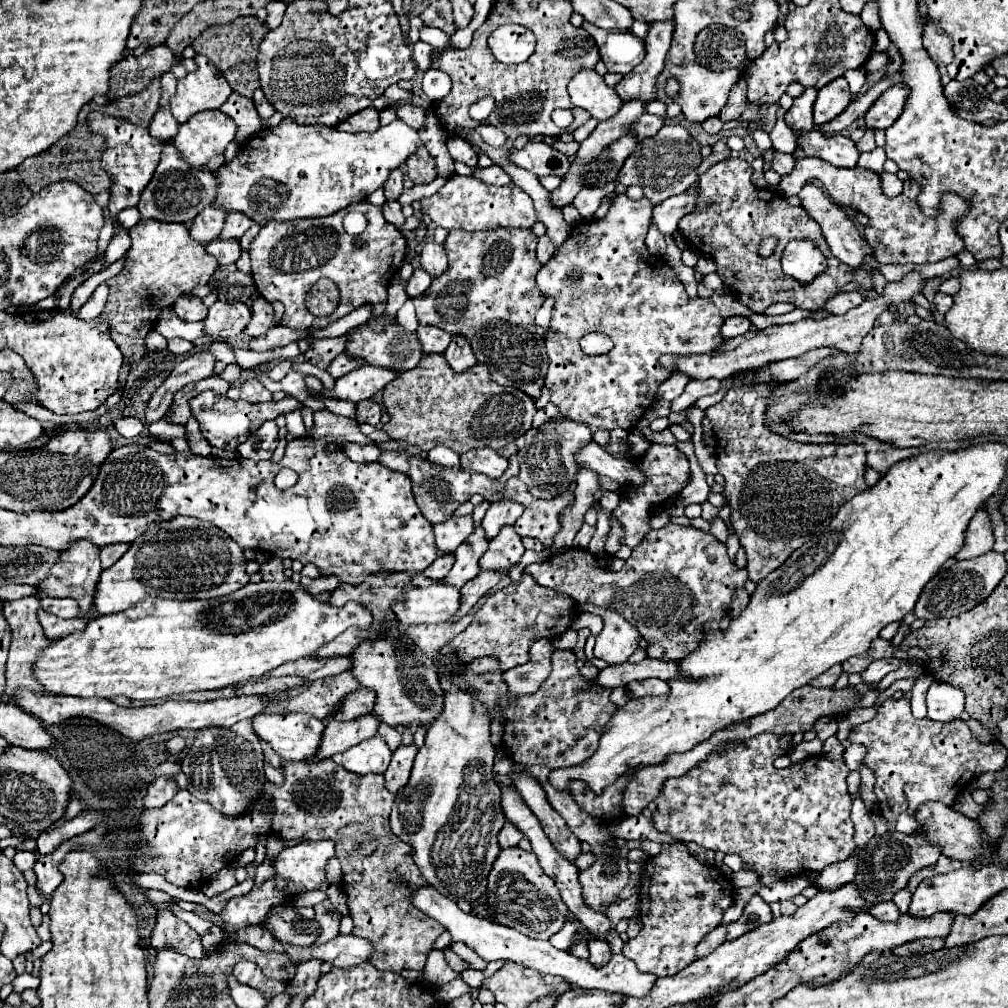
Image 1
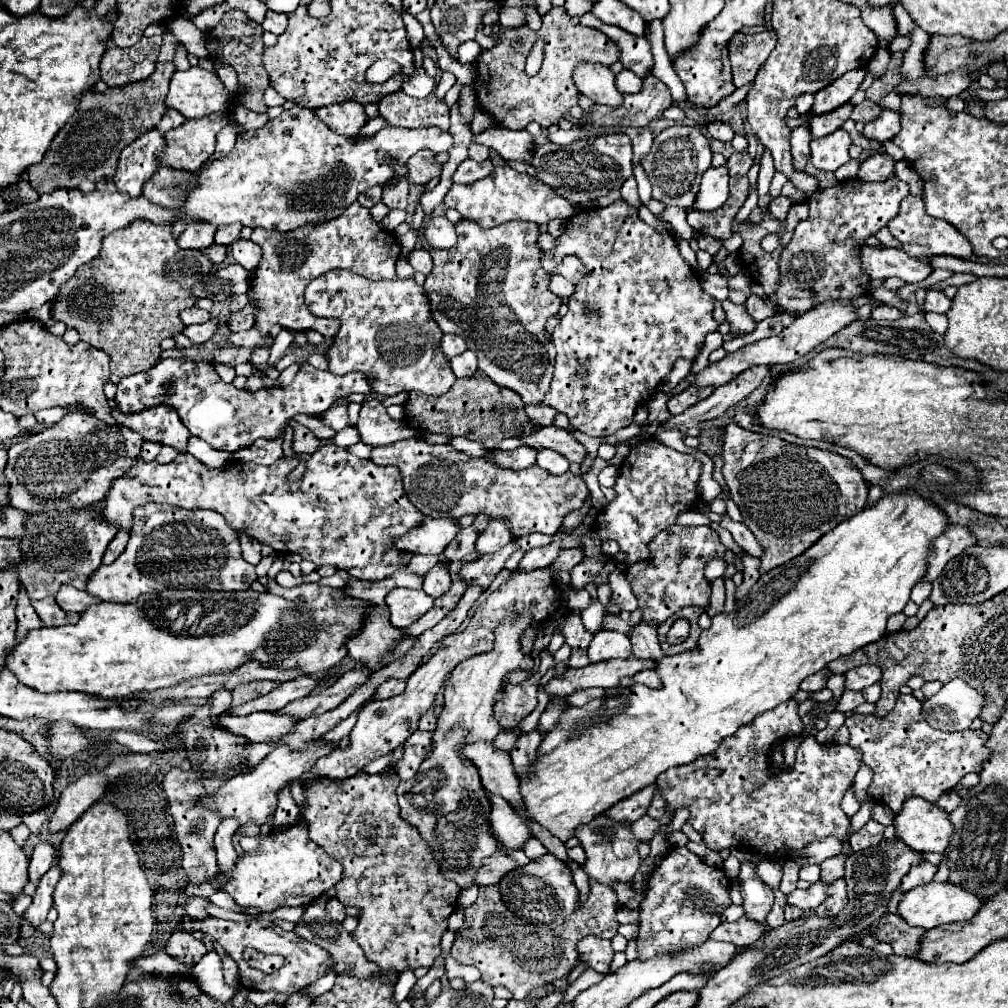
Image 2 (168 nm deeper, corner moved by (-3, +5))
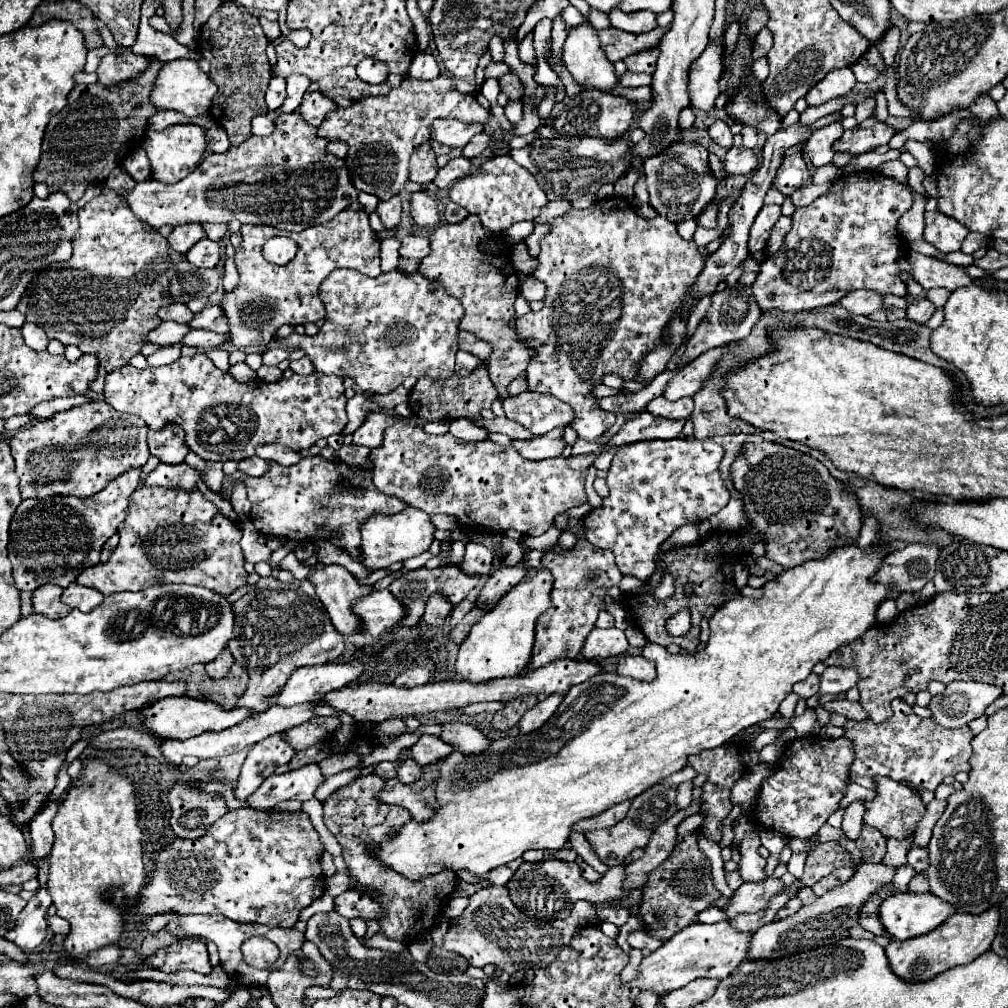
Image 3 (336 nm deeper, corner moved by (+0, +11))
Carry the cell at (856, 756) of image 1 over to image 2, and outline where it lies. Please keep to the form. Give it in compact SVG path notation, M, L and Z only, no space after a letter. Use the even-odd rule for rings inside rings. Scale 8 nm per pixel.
M862 764L860 770L858 770L858 774L856 774L856 778L854 778L854 786L852 786L852 788L854 788L854 796L856 796L856 800L858 800L860 804L864 804L864 800L868 798L866 788L868 788L870 780L872 780L872 772Z

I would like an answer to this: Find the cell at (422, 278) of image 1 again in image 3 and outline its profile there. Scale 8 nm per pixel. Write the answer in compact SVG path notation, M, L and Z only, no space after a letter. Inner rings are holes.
M409 236L401 242L399 254L403 258L413 258L413 260L423 260L429 254L429 240L425 236Z

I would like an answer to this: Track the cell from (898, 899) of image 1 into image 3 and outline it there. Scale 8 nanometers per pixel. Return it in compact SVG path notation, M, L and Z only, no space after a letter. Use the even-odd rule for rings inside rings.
M911 848L909 854L907 854L907 860L909 860L907 864L909 864L911 868L915 868L917 874L921 874L921 872L925 872L927 866L929 866L929 852L923 850L923 848Z

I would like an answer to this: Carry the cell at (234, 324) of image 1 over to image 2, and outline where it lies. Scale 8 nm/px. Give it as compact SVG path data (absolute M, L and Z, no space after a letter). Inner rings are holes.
M208 320L206 324L194 324L194 326L184 326L182 334L192 342L192 344L202 344L206 340L210 340L218 330L218 322L216 320Z

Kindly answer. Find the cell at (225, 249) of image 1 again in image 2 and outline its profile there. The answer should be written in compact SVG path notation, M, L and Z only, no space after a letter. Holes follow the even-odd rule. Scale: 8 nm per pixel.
M212 244L212 246L208 246L208 248L204 248L202 250L204 252L204 256L214 264L214 266L218 266L218 264L222 264L224 262L224 258L226 258L226 246L218 246L218 244Z

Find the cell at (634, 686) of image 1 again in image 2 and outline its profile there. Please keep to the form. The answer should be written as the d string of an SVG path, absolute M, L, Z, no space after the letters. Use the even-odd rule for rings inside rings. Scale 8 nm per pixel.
M642 670L642 672L634 674L632 678L622 680L622 684L626 684L626 686L628 684L634 684L634 682L644 684L644 686L650 686L650 688L662 688L662 682L660 682L660 678L658 678L658 674L654 670Z

